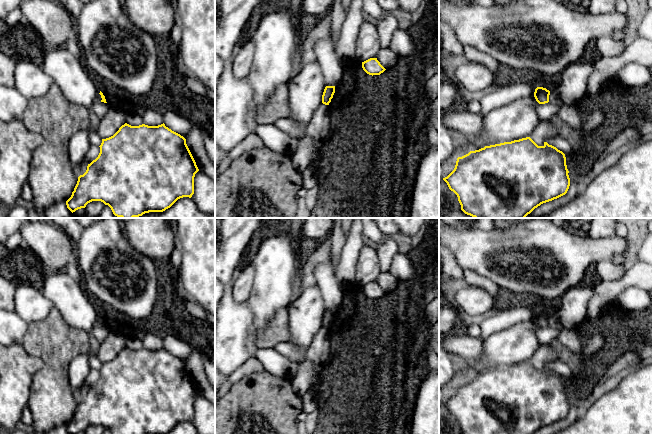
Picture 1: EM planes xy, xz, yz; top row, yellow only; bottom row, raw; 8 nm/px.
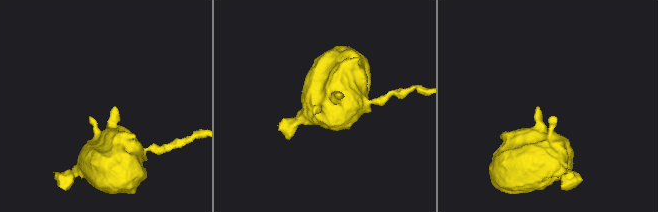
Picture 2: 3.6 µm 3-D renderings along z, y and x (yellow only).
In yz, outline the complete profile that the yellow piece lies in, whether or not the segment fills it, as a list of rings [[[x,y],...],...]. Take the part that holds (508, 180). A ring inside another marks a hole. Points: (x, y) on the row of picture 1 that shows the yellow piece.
[[[530,137],[485,146],[458,157],[454,170],[443,180],[453,191],[461,210],[474,218],[525,218],[543,203],[565,195],[570,186],[565,154],[544,142],[538,146]]]

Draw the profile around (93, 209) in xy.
[[[92,201],[85,207],[85,212],[88,216],[97,218],[103,210],[105,204],[101,201]]]

